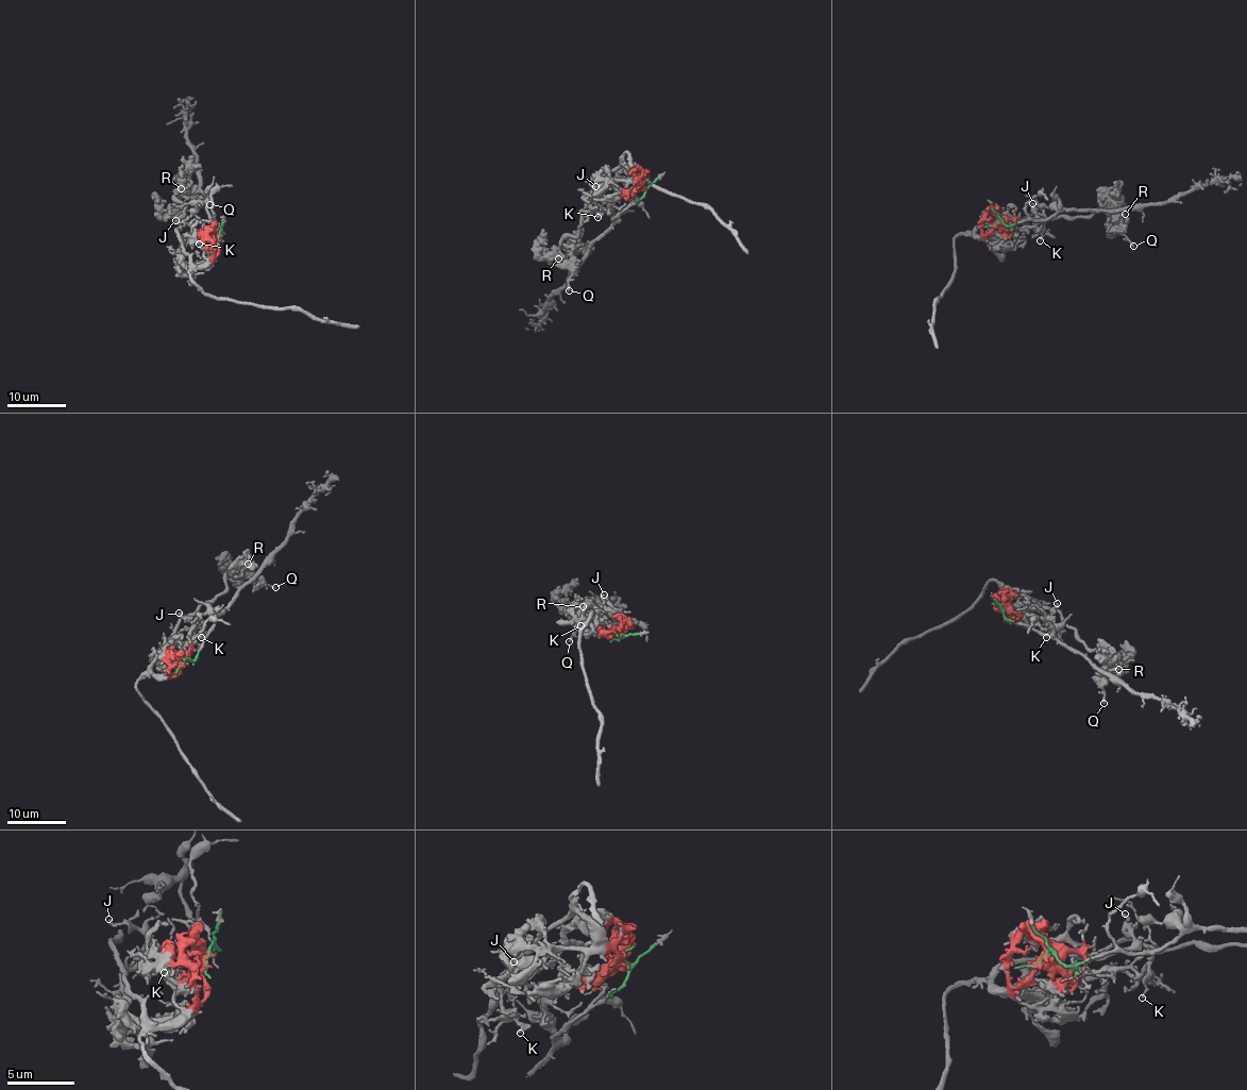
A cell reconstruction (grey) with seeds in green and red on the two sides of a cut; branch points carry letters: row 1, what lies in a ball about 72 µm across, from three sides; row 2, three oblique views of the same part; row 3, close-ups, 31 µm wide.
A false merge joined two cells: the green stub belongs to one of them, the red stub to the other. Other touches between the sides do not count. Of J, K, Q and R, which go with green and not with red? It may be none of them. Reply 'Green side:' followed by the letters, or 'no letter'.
Green side: no letter

